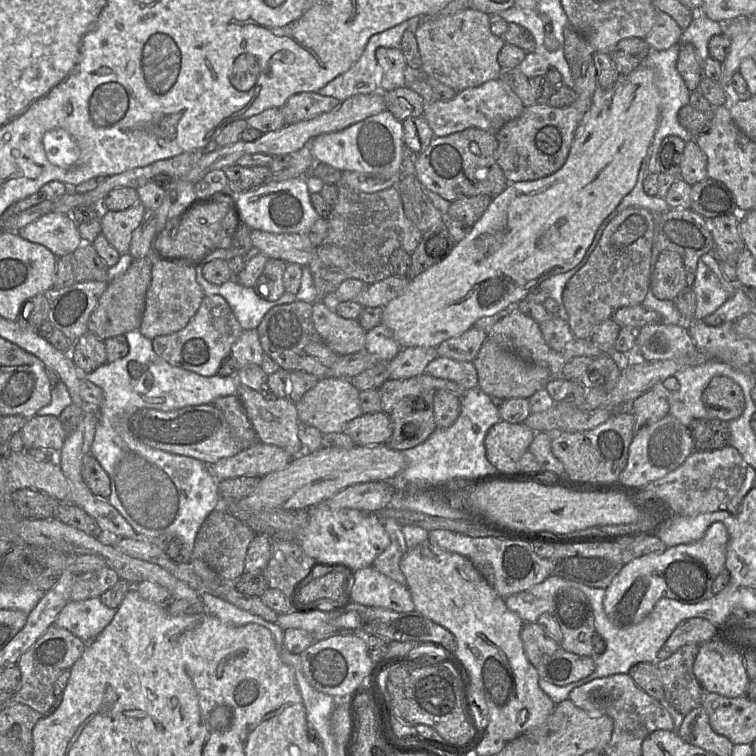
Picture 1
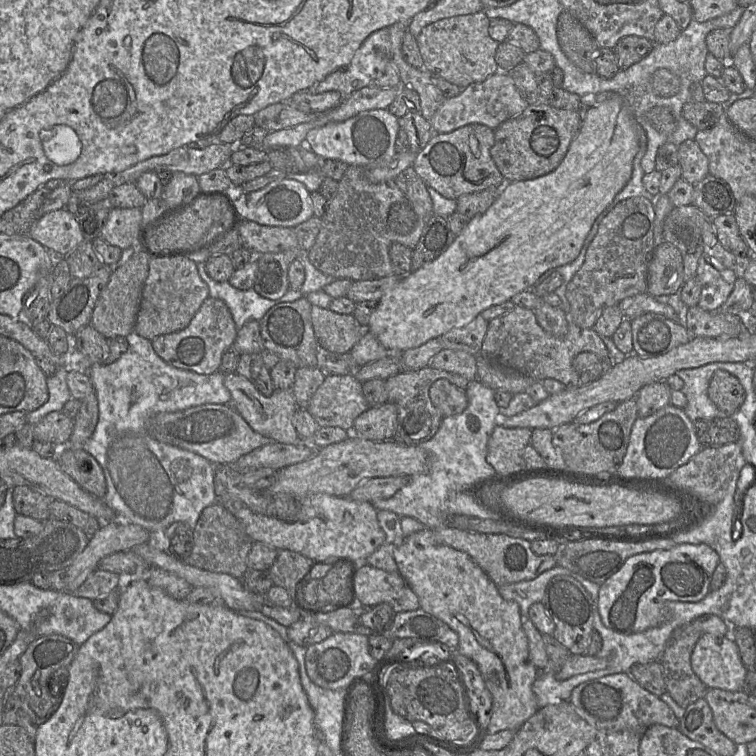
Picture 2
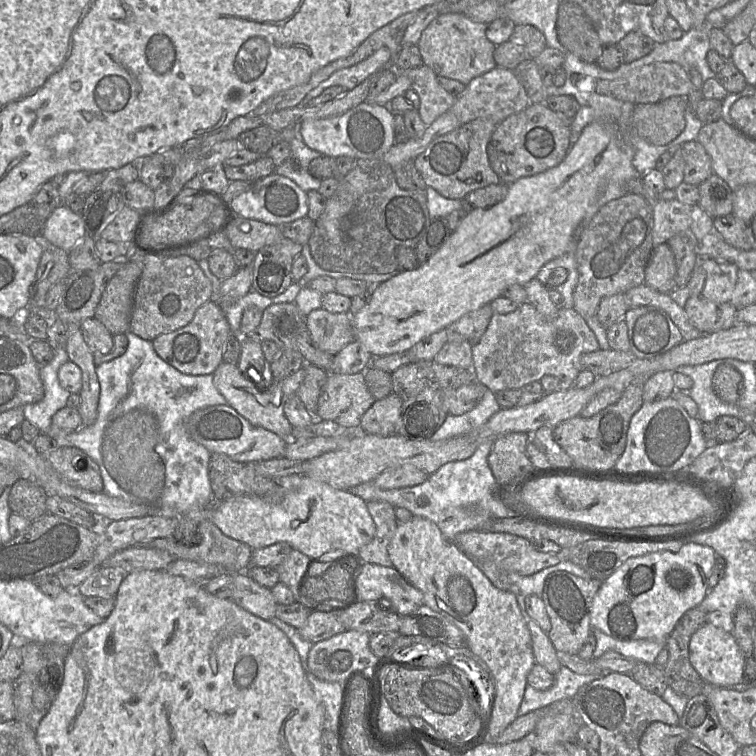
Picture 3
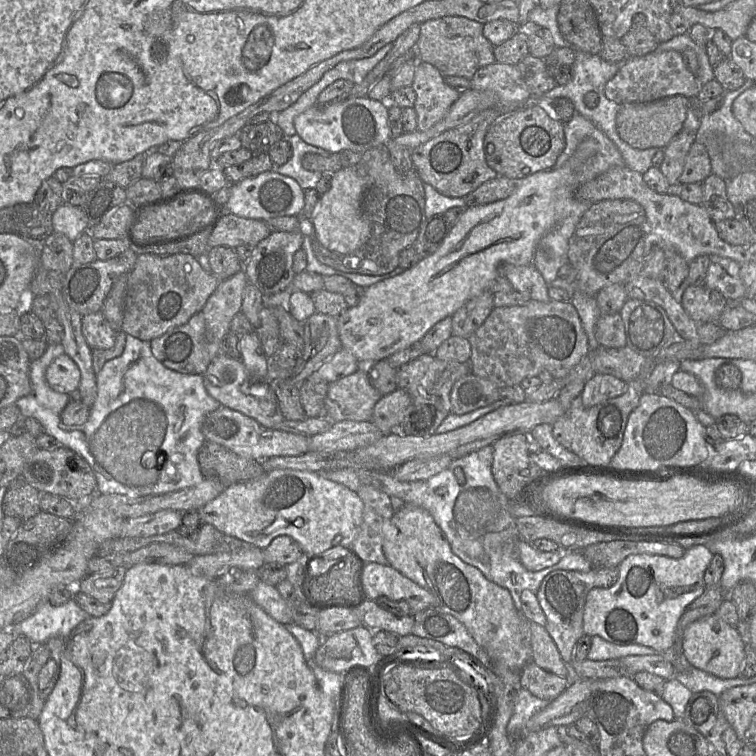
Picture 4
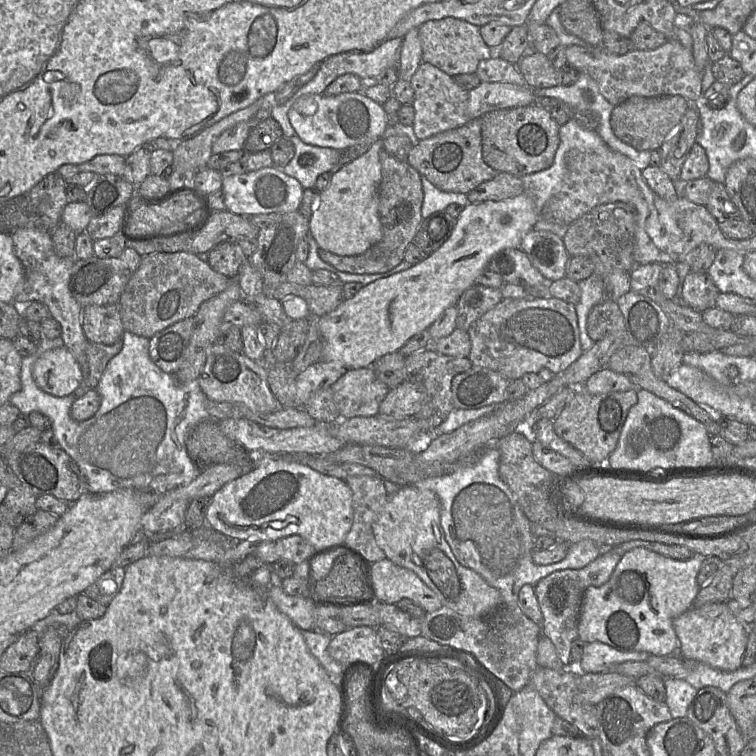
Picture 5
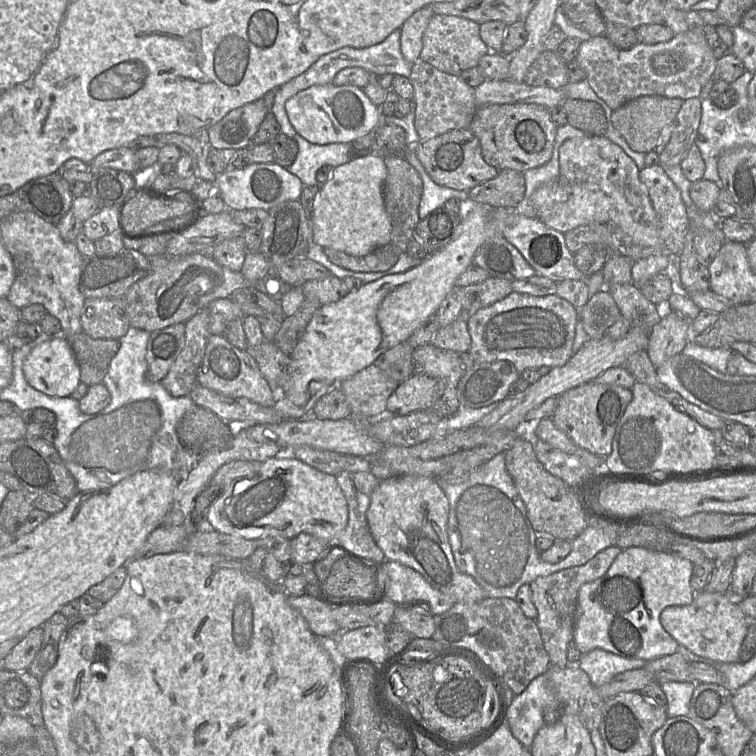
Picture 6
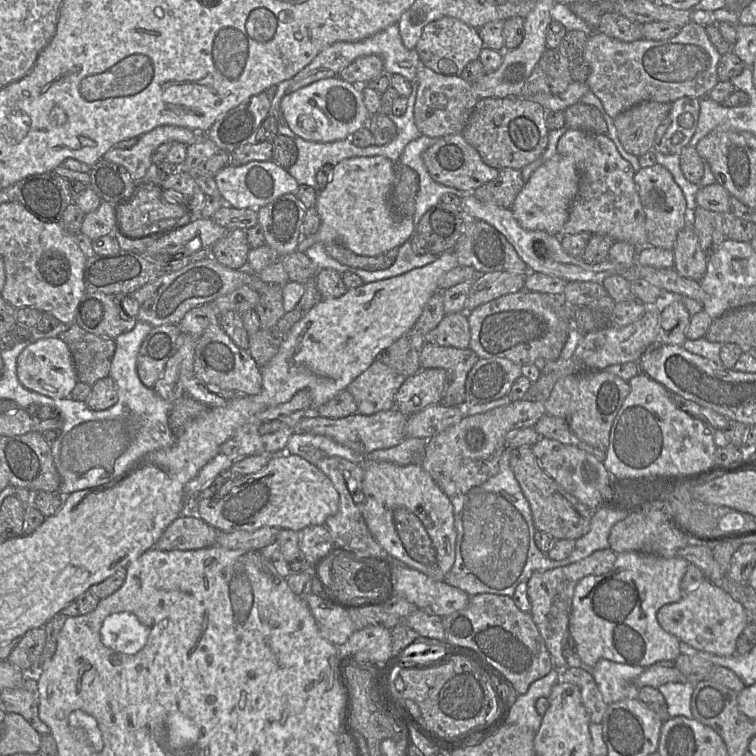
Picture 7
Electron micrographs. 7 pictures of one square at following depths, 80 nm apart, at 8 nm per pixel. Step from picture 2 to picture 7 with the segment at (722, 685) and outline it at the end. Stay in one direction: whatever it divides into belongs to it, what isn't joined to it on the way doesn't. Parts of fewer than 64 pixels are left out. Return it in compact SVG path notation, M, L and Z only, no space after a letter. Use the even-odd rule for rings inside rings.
M705 578L695 590L685 592L680 601L663 605L657 613L657 620L666 632L699 651L733 656L737 653L737 639L750 616L740 602Z

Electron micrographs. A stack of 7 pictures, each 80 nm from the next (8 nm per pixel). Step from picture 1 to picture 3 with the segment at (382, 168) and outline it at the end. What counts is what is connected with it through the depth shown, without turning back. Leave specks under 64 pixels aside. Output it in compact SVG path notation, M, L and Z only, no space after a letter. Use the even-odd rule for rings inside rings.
M362 102L347 112L325 119L306 119L299 125L303 142L324 156L347 156L356 160L383 159L395 144L394 113L387 105Z

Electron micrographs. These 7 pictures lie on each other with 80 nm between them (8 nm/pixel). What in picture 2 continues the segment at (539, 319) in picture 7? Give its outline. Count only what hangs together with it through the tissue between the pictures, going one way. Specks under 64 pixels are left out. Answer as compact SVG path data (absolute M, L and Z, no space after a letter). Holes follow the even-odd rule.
M515 306L510 313L489 321L479 355L504 368L528 376L534 381L552 378L561 382L565 388L578 387L580 386L579 373L572 366L575 356L581 352L592 352L600 358L607 369L612 366L612 361L602 338L593 328L578 327L569 319L569 316L567 316L567 321L567 334L557 337L547 333L539 325L533 310Z

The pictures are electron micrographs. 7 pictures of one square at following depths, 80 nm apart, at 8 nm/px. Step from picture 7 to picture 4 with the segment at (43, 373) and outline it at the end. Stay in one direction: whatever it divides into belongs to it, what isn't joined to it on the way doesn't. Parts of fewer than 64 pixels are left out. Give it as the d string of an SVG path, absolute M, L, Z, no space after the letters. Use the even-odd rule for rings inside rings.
M63 353L49 364L45 378L54 391L69 394L79 387L80 371L75 362Z

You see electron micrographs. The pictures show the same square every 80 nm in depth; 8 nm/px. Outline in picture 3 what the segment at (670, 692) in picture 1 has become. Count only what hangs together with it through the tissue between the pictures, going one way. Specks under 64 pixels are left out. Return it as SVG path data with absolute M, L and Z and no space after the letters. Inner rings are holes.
M698 607L685 612L667 639L669 657L664 666L665 680L677 694L688 699L702 694L705 681L691 665L689 643L691 636L706 623L706 616Z

